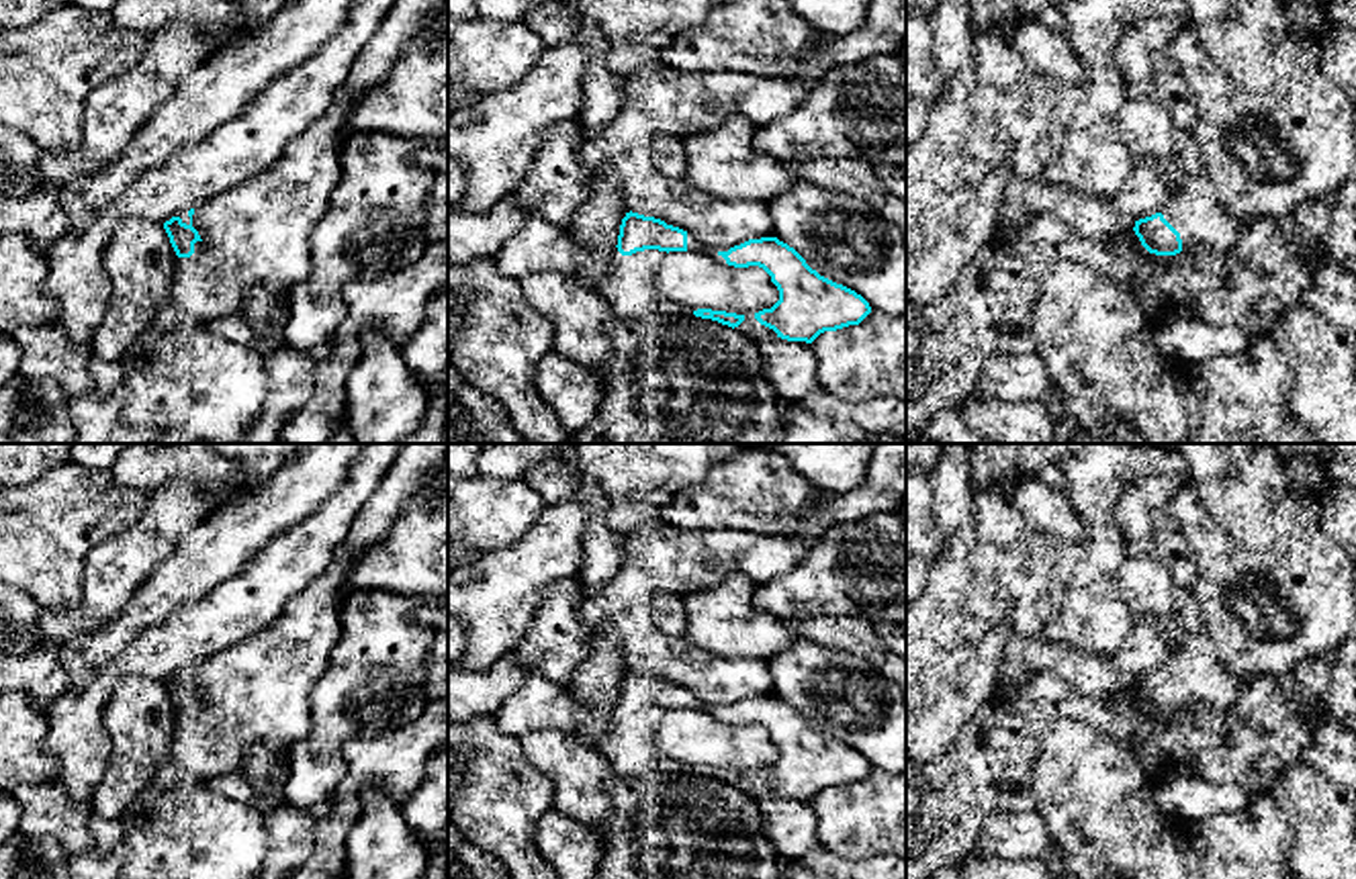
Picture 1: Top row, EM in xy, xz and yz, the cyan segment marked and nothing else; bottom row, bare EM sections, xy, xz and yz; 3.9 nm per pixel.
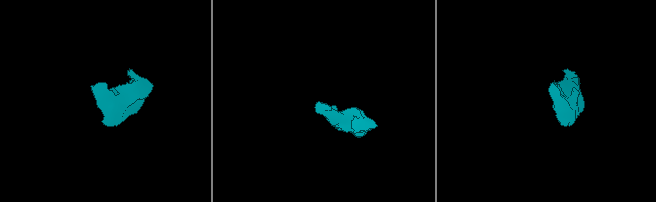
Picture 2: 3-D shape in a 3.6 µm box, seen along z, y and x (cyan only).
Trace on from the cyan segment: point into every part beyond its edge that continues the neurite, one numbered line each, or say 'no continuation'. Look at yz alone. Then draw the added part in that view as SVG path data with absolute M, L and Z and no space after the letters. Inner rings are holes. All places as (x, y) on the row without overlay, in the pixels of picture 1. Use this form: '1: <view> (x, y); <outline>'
1: yz (1191, 665); M1176 587L1176 605L1182 636L1168 642L1160 670L1180 691L1182 709L1207 703L1221 711L1235 701L1241 679L1217 658L1190 589Z

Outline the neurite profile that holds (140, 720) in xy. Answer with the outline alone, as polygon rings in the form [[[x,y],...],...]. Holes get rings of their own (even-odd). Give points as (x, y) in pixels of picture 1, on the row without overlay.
[[[143,677],[119,683],[100,718],[110,754],[88,803],[98,818],[121,818],[153,771],[172,760],[176,720],[164,683]]]

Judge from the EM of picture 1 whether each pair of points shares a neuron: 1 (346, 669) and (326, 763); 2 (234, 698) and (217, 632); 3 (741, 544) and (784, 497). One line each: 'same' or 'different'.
1: same
2: different
3: different

